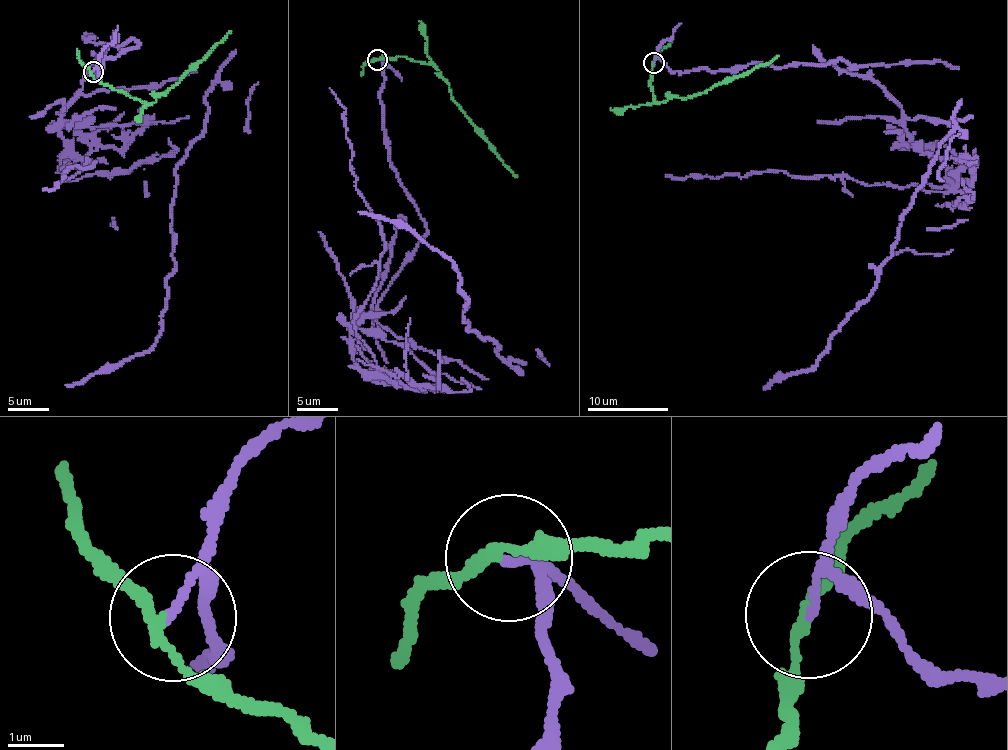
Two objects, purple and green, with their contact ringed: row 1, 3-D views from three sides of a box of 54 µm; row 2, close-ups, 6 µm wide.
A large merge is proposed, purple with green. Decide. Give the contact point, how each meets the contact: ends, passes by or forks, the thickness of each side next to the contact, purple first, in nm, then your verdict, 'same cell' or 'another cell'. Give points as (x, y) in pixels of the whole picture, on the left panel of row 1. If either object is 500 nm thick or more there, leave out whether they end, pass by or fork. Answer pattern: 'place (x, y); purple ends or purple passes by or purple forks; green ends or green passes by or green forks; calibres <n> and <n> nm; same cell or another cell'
place (93, 72); purple ends; green passes by; calibres 110 and 180 nm; another cell

